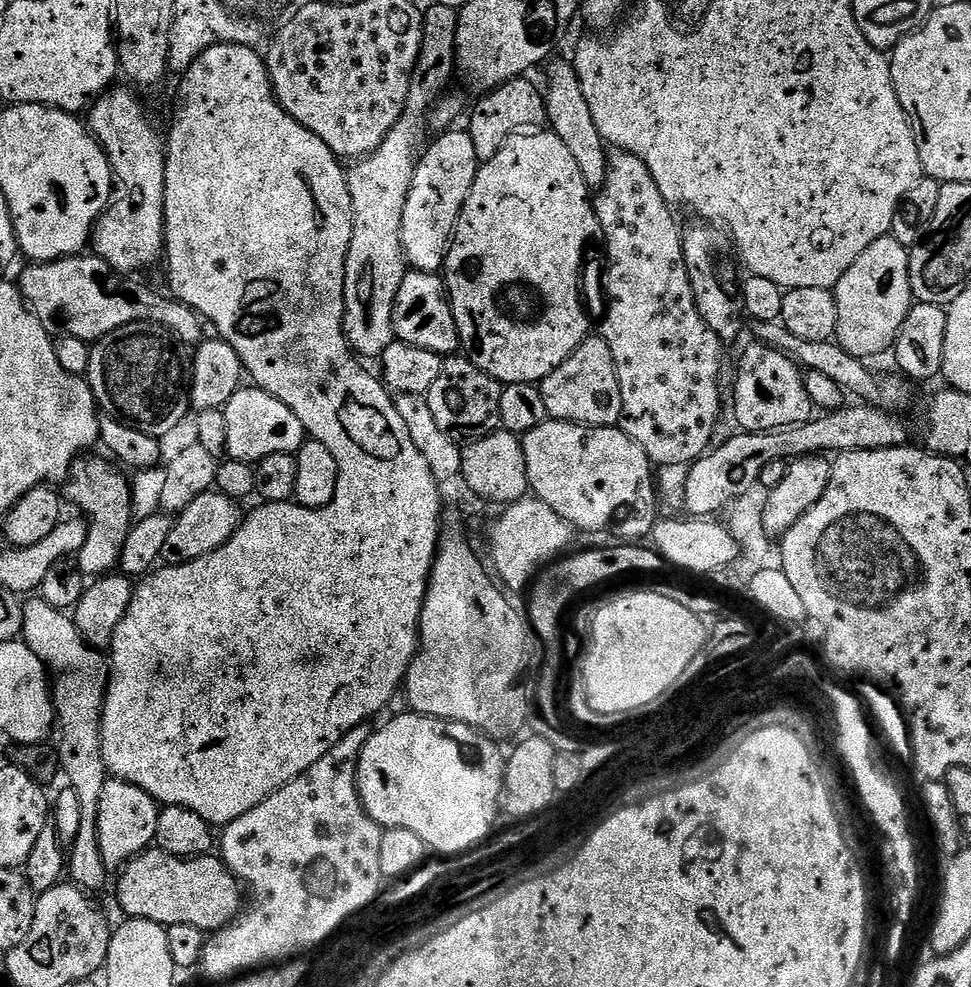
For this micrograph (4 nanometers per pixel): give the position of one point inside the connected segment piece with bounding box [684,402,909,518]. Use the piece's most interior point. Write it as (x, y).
(714, 481)

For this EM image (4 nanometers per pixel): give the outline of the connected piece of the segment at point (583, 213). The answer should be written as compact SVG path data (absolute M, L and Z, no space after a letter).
M532 130L527 134L511 136L506 143L494 154L494 158L483 161L476 172L474 186L466 198L456 223L456 231L452 234L452 245L448 248L448 259L442 269L446 281L448 301L452 303L452 313L456 329L460 335L460 348L469 362L478 366L490 378L494 378L501 386L510 384L534 384L547 378L584 340L588 339L588 316L584 313L584 304L580 301L580 259L584 256L584 247L588 240L600 236L600 223L596 217L593 197L582 178L582 170L578 170L578 162L570 154L570 149L564 145L551 130Z

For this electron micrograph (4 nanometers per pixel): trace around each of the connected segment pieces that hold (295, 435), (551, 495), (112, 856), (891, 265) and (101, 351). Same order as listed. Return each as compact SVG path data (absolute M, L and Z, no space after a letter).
M255 386L241 387L222 409L226 418L226 453L229 460L241 460L250 465L266 459L270 454L297 453L304 445L306 433L298 414L278 398Z
M547 419L534 430L523 433L526 454L526 474L531 495L541 500L554 514L558 514L573 529L600 532L620 511L628 512L620 524L625 541L640 542L651 533L658 521L656 514L656 480L652 477L652 459L619 426L589 428L587 424L572 424L569 420Z
M115 778L105 782L102 802L98 806L98 846L105 868L119 870L153 847L160 809L154 797L130 782Z
M891 234L883 236L871 244L837 282L834 291L838 326L834 340L851 356L867 361L868 356L880 356L895 345L902 322L906 322L906 314L914 303L908 254L909 249L901 246Z
M127 324L91 345L90 366L86 377L99 411L142 434L165 438L190 416L187 399L172 400L186 372L180 369L177 345L168 329L160 324Z

